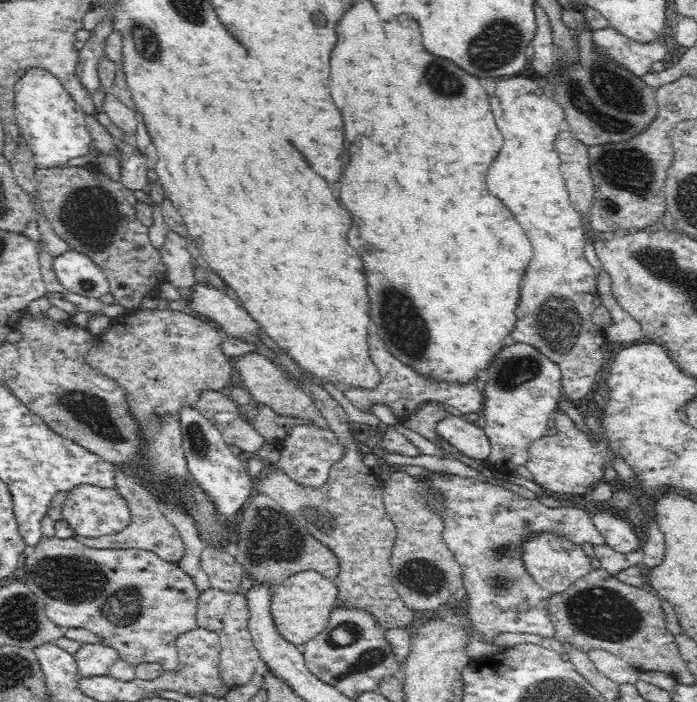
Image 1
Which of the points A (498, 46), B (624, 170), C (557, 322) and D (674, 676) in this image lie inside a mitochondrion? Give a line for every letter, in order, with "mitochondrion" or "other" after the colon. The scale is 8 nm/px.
A: mitochondrion
B: mitochondrion
C: mitochondrion
D: other

